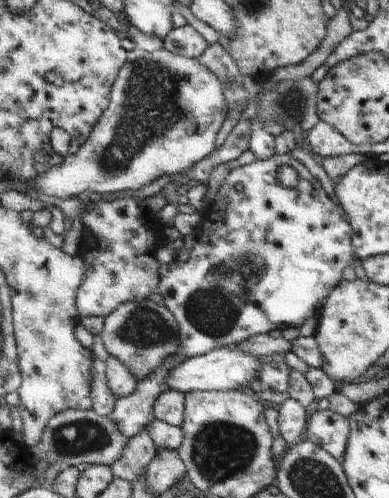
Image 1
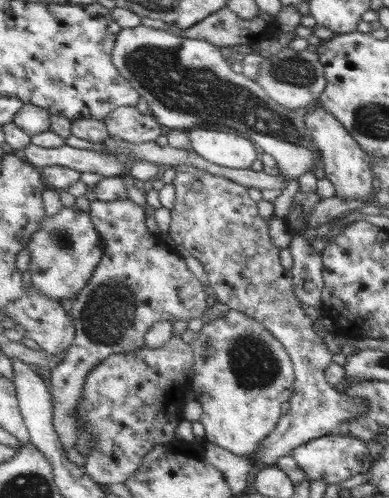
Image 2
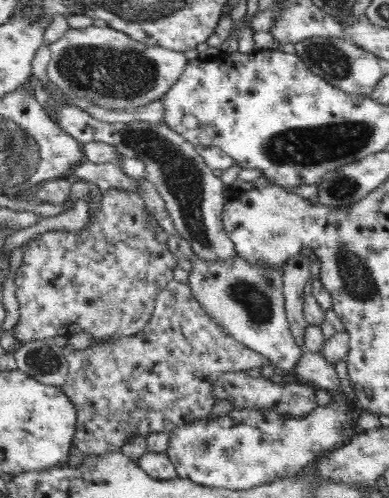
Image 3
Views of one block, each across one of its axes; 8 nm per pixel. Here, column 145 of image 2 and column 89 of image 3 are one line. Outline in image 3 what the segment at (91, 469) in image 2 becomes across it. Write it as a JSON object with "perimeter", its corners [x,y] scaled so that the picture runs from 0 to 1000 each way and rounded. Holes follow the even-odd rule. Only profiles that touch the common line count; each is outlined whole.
{"perimeter":[[[437,562],[427,582],[406,590],[396,631],[360,671],[288,691],[231,695],[211,707],[185,703],[180,691],[159,703],[159,715],[175,727],[175,759],[159,787],[201,823],[201,867],[190,876],[190,896],[211,904],[216,916],[247,920],[267,912],[303,912],[350,876],[365,876],[370,884],[406,867],[427,867],[427,876],[437,876],[468,855],[535,843],[545,819],[555,815],[545,799],[545,771],[560,751],[704,735],[694,719],[612,691],[566,655],[555,655],[488,586],[494,582],[483,570]]]}

